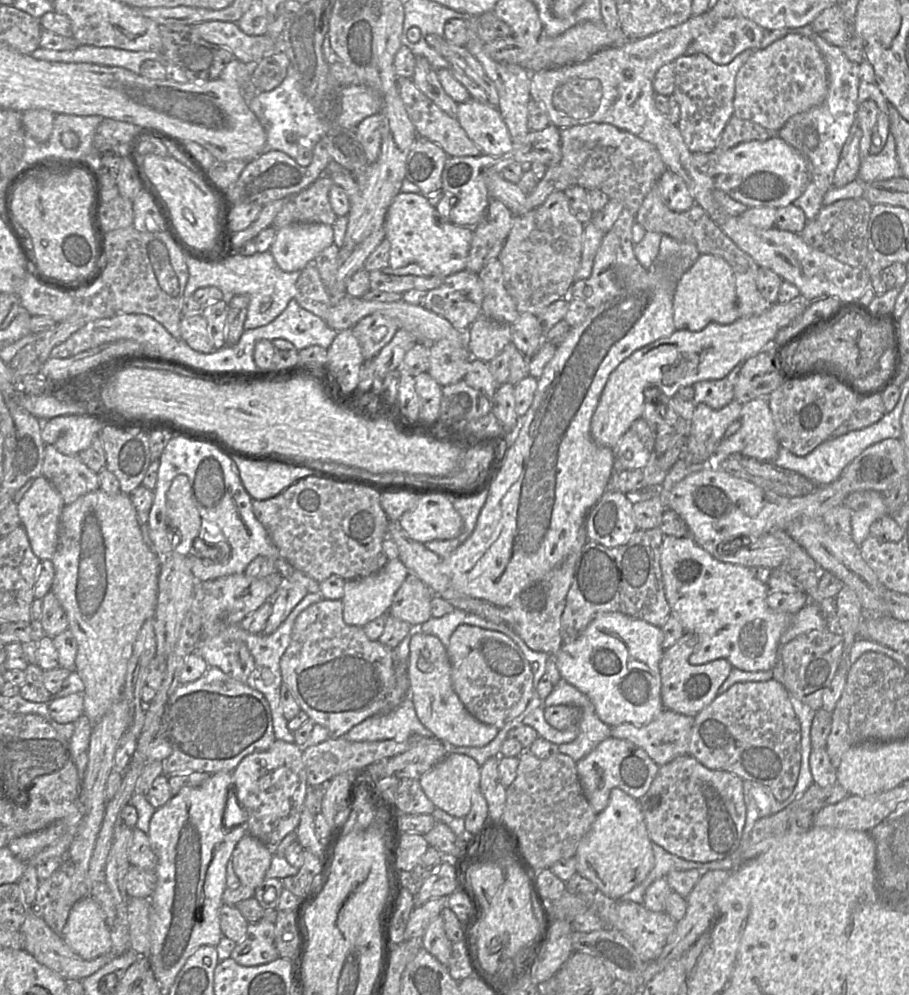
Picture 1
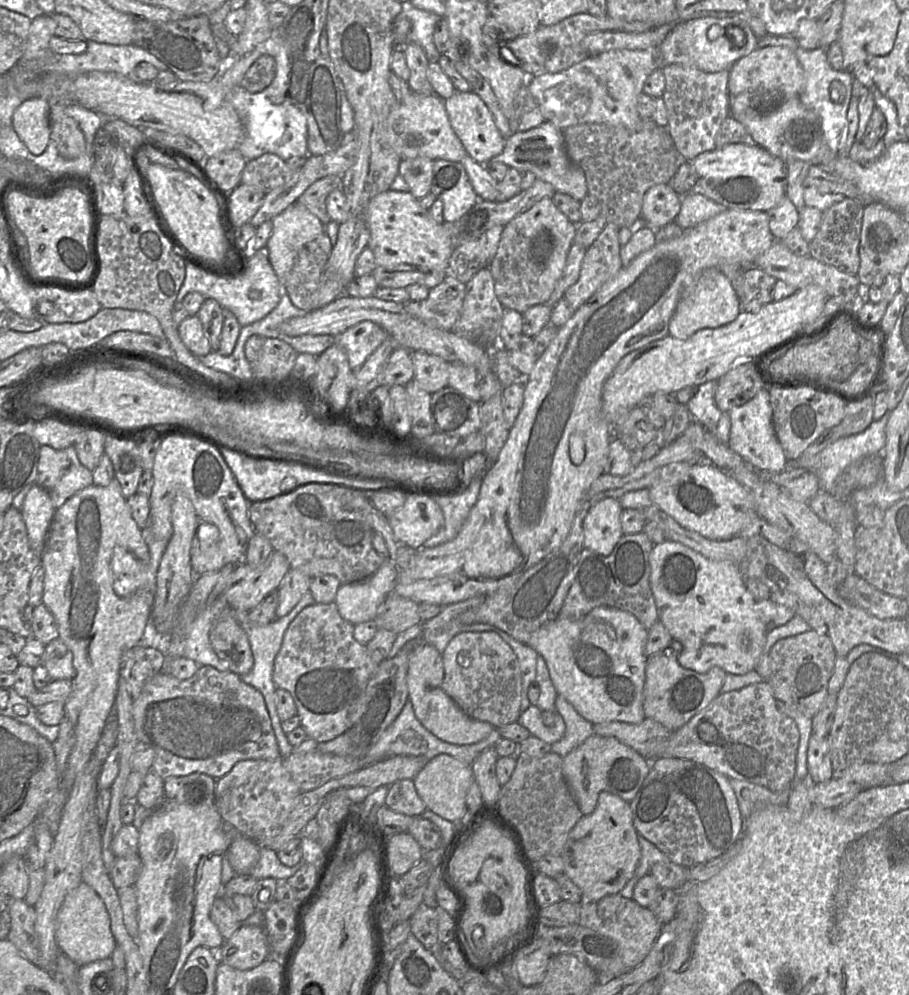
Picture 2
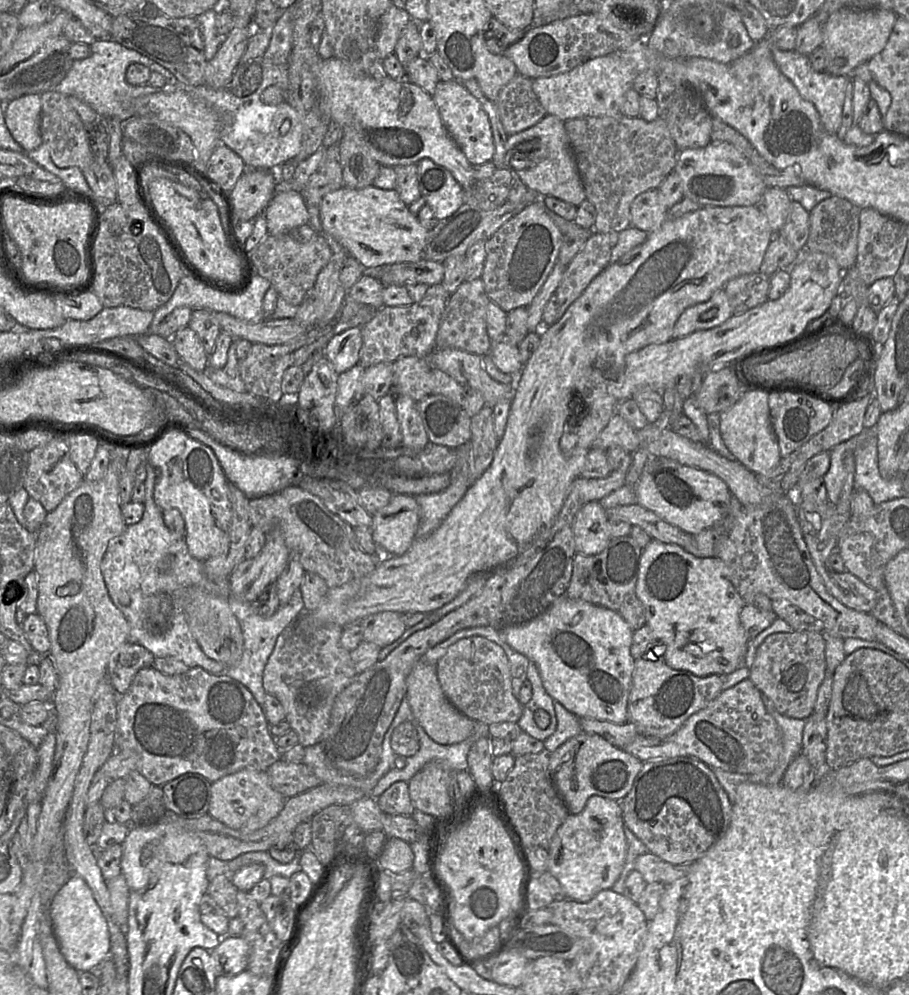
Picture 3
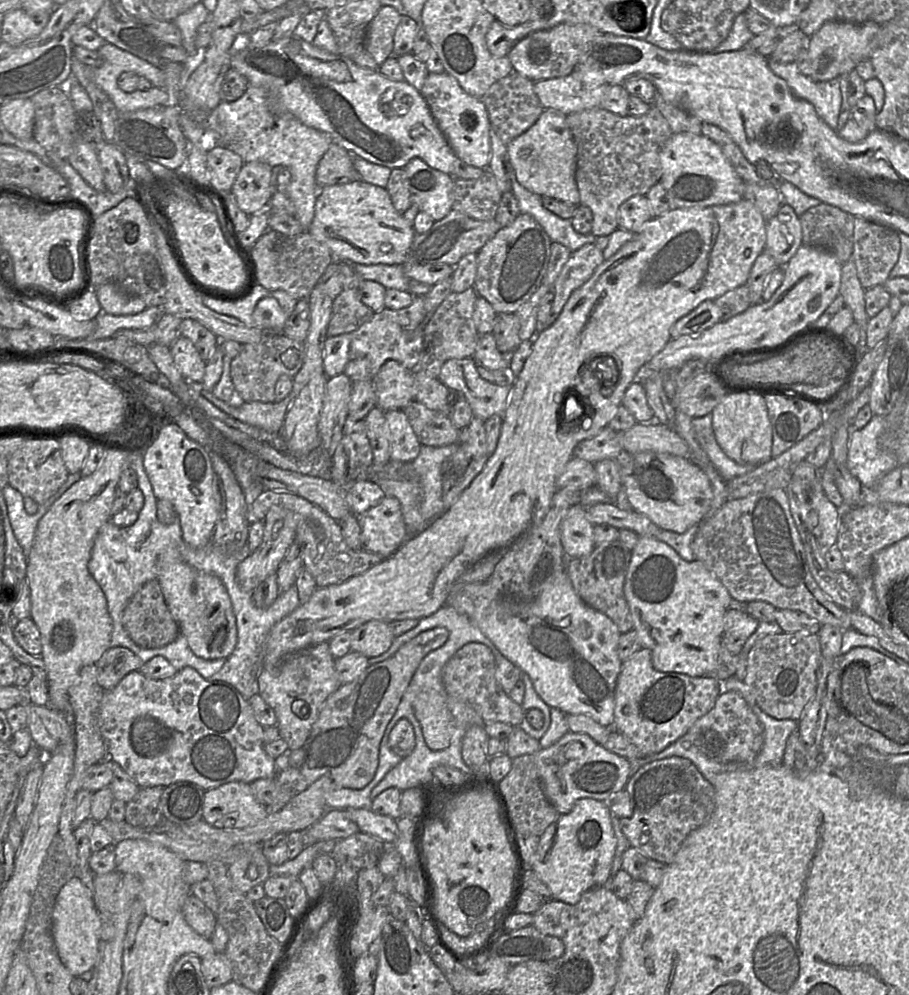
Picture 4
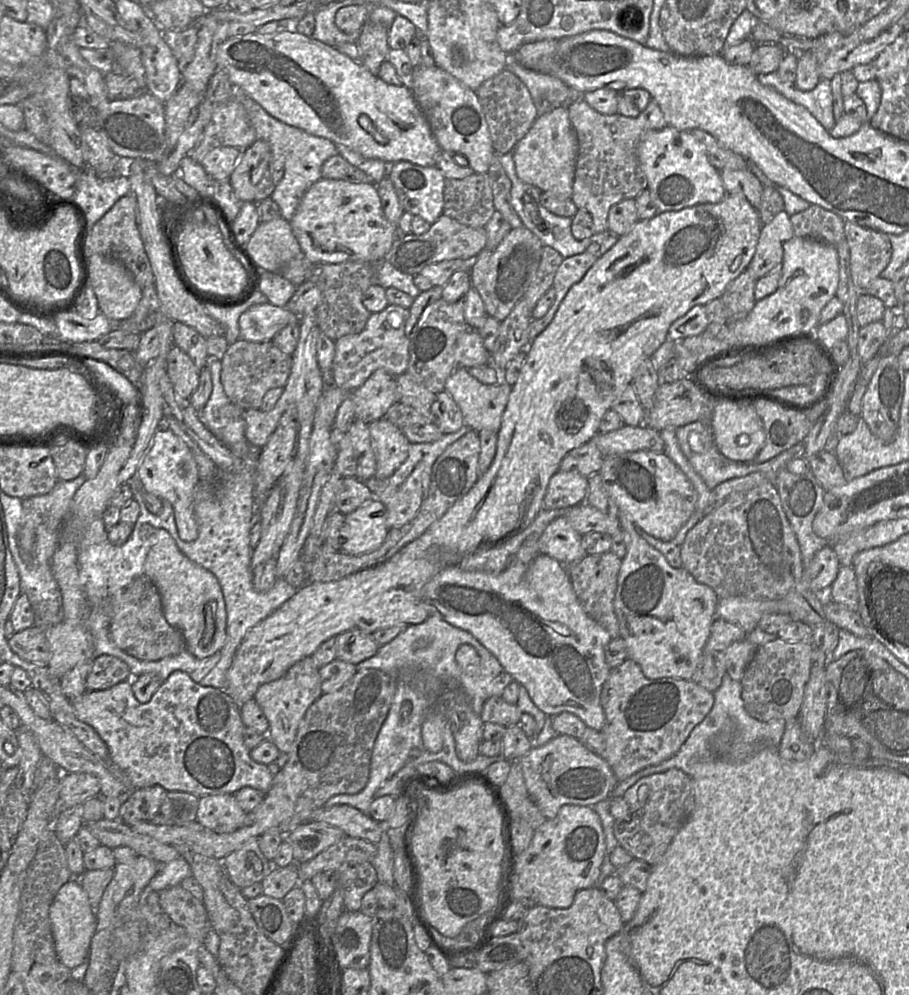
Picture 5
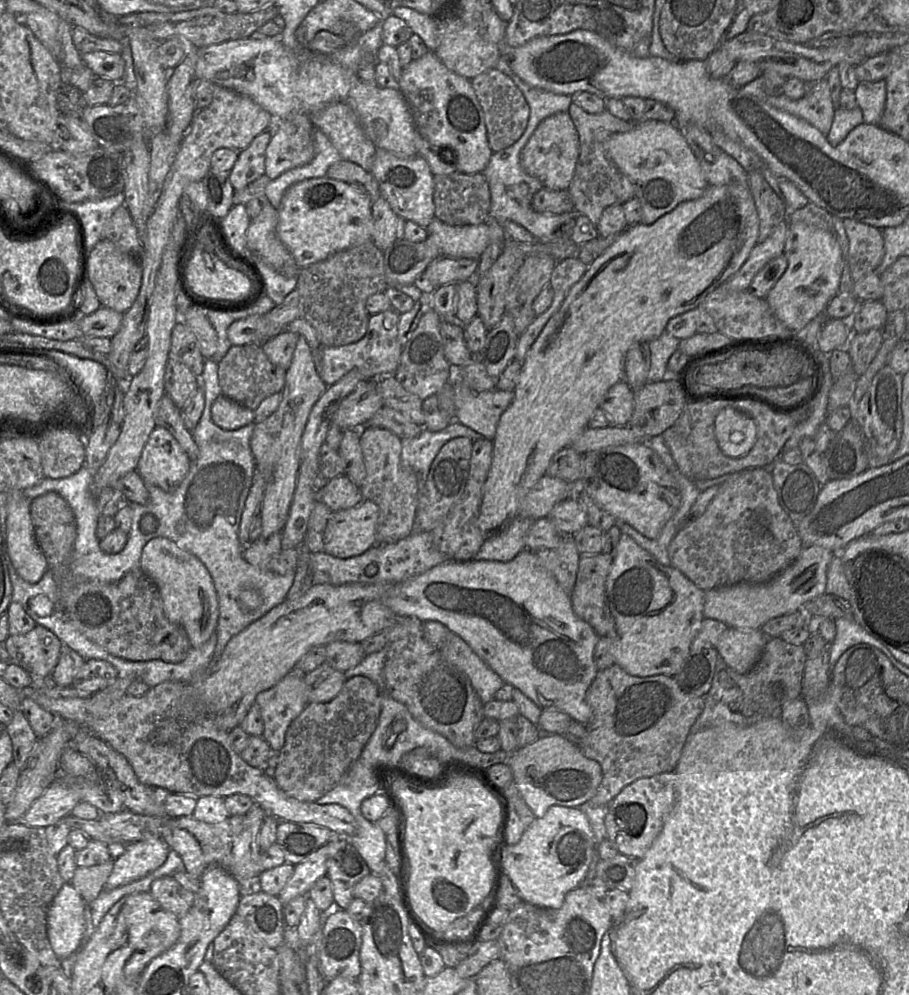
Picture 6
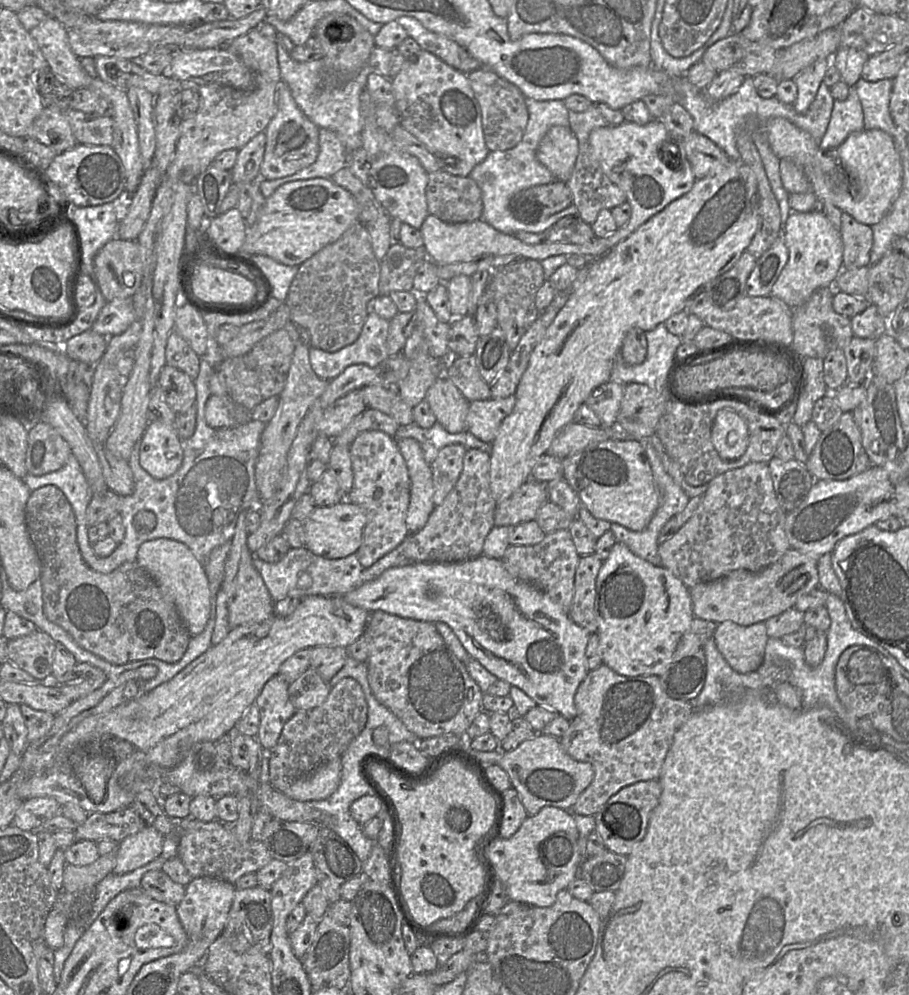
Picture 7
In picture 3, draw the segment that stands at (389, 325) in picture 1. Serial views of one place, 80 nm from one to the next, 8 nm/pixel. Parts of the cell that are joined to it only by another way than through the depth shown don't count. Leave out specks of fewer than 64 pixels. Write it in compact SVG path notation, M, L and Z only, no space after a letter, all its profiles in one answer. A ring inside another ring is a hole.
M361 327L347 329L329 340L324 348L324 356L340 375L359 363L362 344Z

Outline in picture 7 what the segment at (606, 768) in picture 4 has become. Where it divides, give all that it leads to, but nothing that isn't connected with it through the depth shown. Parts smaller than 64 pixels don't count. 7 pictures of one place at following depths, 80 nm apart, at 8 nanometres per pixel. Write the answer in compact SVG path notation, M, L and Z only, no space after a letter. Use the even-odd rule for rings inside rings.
M547 734L523 741L516 749L503 753L497 764L509 775L528 815L535 815L546 806L569 811L594 777L590 763L573 759L558 738Z

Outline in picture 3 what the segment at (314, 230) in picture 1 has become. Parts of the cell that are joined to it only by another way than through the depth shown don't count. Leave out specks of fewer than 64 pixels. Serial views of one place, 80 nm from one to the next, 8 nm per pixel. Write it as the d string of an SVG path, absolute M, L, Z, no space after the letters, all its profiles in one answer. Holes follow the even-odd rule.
M287 191L274 194L263 212L268 233L273 236L285 235L291 229L307 225L308 207L301 192Z

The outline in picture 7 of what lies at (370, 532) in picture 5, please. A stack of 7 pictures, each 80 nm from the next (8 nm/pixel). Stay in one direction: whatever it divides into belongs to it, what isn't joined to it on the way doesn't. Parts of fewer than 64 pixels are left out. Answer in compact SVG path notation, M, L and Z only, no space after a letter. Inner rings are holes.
M342 501L333 506L315 507L304 522L303 547L328 559L347 557L359 549L365 524L365 512L354 503Z

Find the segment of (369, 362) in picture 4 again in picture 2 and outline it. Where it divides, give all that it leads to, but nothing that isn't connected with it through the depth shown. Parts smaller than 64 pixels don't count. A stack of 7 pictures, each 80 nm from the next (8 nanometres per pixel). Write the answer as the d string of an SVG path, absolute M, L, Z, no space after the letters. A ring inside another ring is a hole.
M445 276L436 287L429 289L426 299L403 303L405 310L426 324L451 330L459 318L465 296L466 283Z

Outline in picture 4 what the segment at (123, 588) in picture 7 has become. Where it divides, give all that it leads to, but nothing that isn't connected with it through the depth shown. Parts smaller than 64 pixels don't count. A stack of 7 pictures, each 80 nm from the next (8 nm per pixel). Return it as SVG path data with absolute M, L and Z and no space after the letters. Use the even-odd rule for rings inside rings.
M157 580L145 583L131 598L123 612L122 623L133 642L145 649L162 648L180 634L180 627L169 611Z

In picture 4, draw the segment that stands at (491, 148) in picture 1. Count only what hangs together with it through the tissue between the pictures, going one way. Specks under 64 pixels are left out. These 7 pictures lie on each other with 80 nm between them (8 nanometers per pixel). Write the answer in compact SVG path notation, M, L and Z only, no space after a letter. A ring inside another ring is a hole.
M430 72L420 94L455 155L467 166L487 169L490 162L490 123L482 101L465 92L446 72Z

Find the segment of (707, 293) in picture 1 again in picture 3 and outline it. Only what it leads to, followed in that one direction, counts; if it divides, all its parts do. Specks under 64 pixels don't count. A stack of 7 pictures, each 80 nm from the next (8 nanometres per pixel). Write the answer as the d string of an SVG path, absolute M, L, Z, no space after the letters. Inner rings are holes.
M724 288L706 301L686 308L674 325L672 339L721 325L734 315Z

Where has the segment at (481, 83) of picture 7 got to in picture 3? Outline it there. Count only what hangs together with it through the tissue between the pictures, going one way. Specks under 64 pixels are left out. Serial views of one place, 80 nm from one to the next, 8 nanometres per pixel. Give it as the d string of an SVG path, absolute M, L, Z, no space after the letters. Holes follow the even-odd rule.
M517 73L493 101L508 136L534 126L546 115L533 91L532 80Z

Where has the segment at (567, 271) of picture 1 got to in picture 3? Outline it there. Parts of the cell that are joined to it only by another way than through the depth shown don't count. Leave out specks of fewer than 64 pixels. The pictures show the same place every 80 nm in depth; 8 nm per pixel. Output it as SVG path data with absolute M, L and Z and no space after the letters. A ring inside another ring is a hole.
M542 199L530 203L485 243L486 259L480 278L489 299L506 312L527 307L558 263L564 237L551 213Z

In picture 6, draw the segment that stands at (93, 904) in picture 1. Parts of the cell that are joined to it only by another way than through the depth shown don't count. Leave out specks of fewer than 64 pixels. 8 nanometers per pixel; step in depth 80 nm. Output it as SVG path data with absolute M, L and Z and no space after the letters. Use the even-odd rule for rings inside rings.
M65 883L52 901L47 914L47 933L53 952L59 960L79 950L84 938L86 923L84 912L87 903L71 883Z

